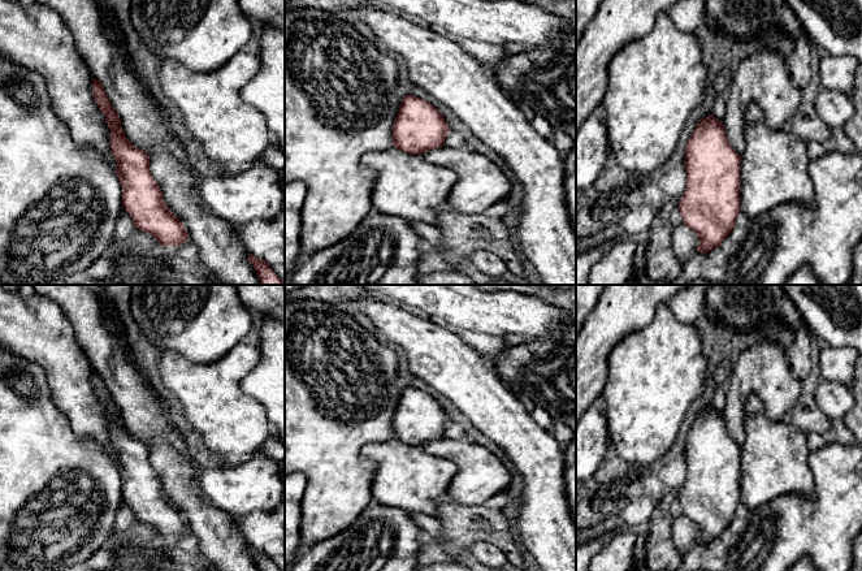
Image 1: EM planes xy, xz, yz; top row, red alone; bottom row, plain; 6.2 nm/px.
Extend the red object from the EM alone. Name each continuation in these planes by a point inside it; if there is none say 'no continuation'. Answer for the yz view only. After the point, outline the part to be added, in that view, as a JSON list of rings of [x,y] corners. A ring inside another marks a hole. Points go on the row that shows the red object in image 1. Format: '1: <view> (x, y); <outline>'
1: yz (763, 78); [[[764,48],[746,56],[731,74],[731,82],[725,92],[725,114],[723,118],[727,139],[732,148],[741,156],[745,151],[745,112],[750,104],[757,104],[762,111],[766,124],[774,129],[785,129],[797,112],[801,91],[797,88],[793,75],[779,51]]]

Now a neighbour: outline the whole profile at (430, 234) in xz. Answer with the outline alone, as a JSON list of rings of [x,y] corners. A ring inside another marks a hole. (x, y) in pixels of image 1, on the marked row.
[[[412,221],[411,224],[415,232],[423,238],[423,241],[426,243],[429,248],[441,252],[445,251],[442,243],[442,235],[441,232],[437,229],[437,226],[421,221]]]

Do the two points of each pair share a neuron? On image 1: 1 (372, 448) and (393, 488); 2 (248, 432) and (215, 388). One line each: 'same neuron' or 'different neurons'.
1: same neuron
2: same neuron

